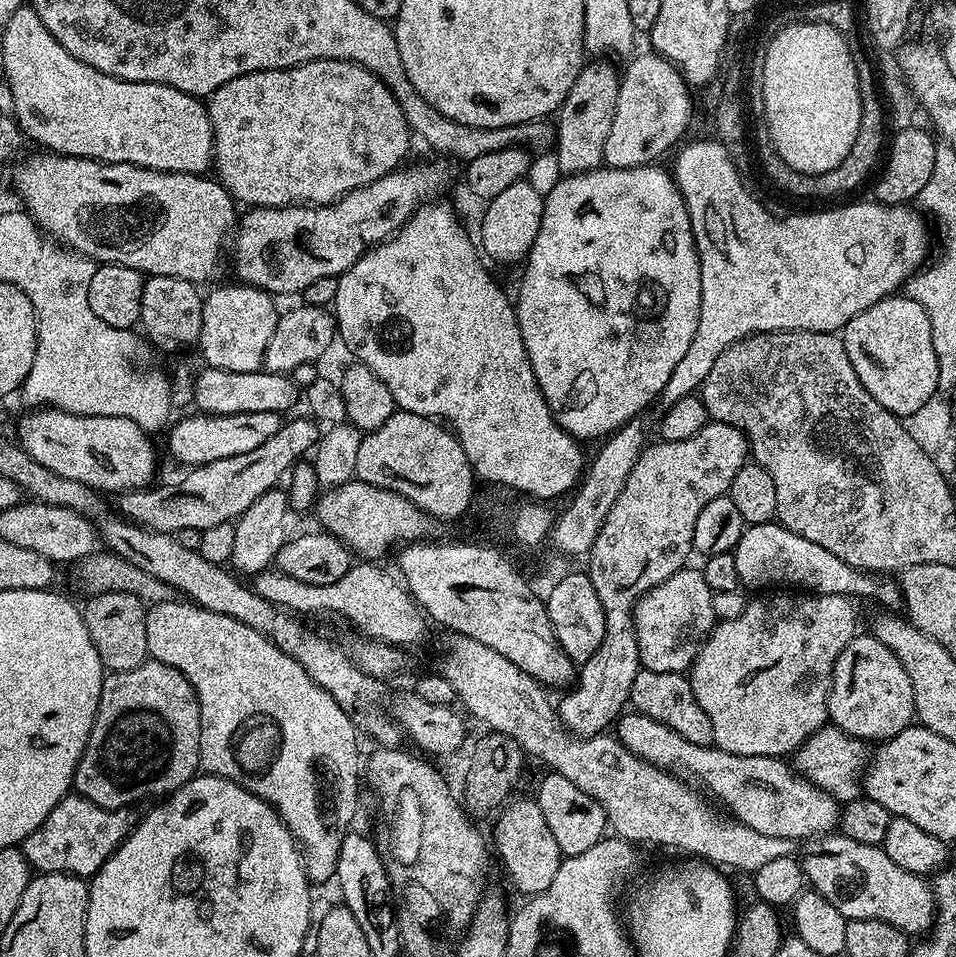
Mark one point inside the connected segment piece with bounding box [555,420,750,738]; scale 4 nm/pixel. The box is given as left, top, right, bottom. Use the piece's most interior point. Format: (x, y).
(648, 535)

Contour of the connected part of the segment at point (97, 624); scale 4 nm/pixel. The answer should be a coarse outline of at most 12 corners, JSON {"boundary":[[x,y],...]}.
{"boundary":[[97,592],[84,625],[108,672],[149,659],[146,604]]}

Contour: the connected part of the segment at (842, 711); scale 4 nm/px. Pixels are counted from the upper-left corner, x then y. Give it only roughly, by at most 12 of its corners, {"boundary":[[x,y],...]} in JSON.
{"boundary":[[878,638],[838,654],[828,718],[883,742],[913,723],[914,686]]}

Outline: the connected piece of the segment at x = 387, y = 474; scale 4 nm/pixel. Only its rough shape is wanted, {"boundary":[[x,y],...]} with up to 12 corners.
{"boundary":[[397,410],[361,435],[355,479],[437,521],[474,504],[455,431]]}

